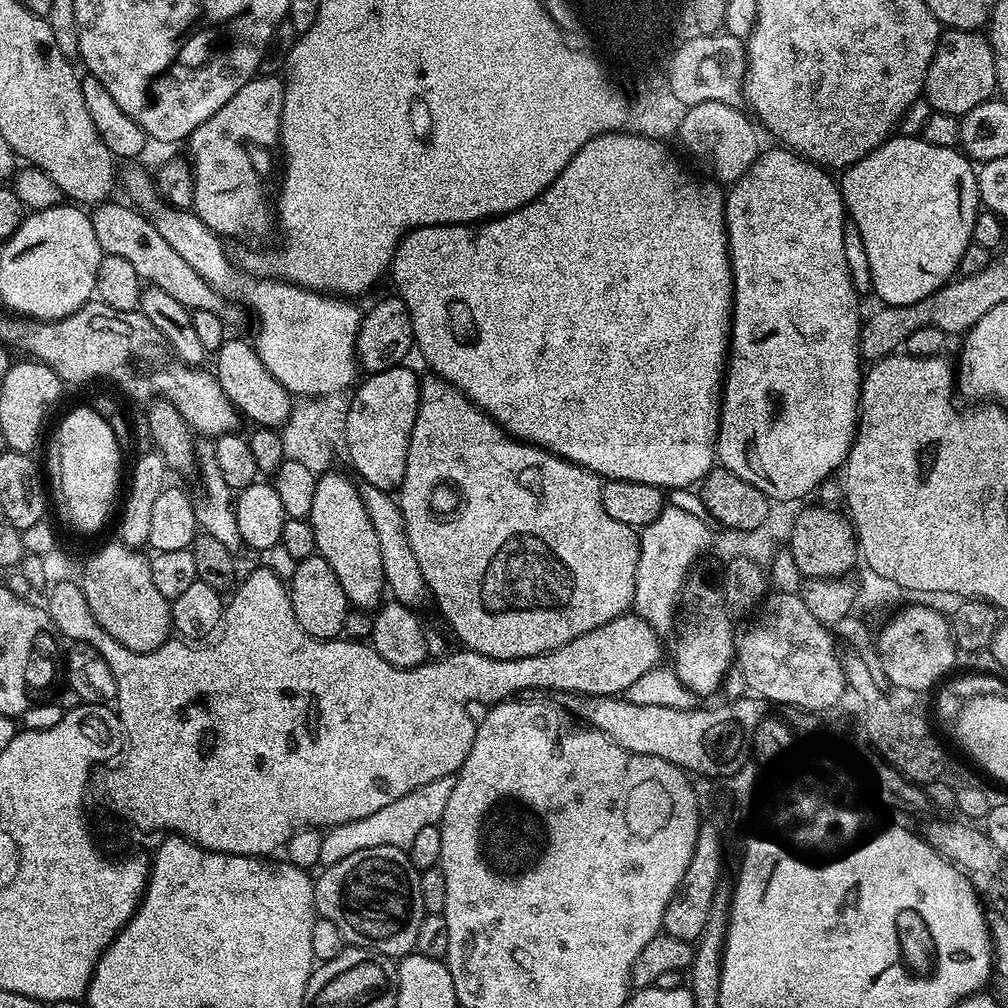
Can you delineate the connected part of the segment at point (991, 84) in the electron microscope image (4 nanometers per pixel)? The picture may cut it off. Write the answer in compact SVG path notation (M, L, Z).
M945 31L924 79L923 95L933 109L961 117L974 110L974 106L993 99L996 91L996 67L991 43L979 31Z

